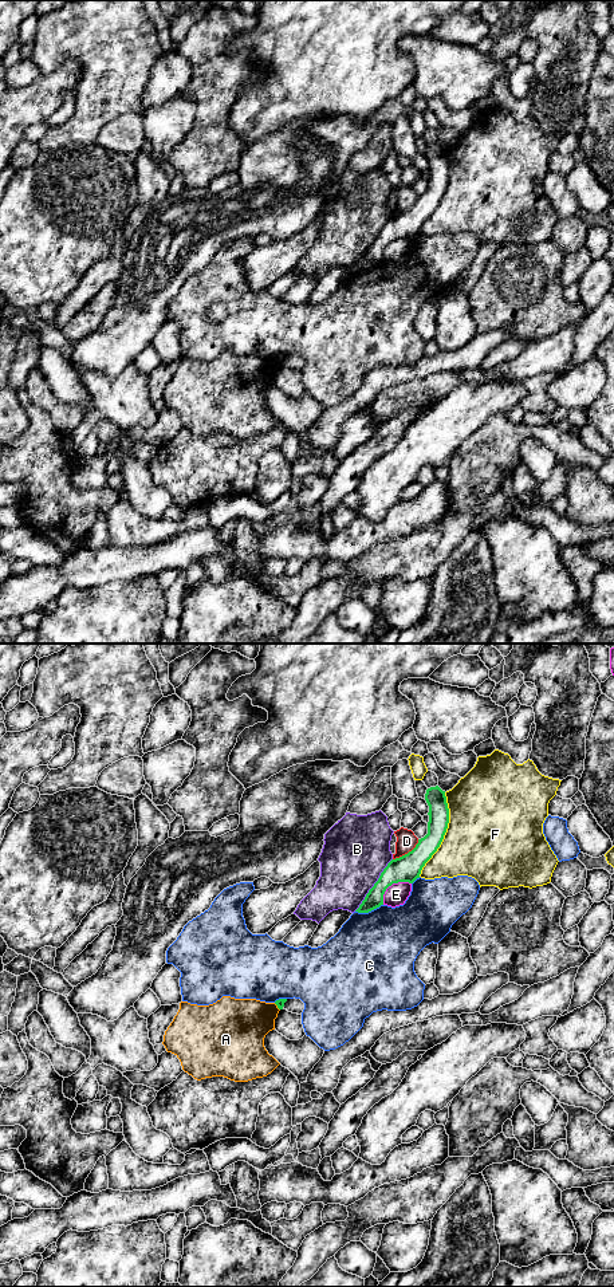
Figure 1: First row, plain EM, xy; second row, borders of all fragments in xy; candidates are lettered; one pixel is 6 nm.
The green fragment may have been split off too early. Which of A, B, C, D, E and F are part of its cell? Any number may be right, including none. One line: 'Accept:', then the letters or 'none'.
Accept: none

